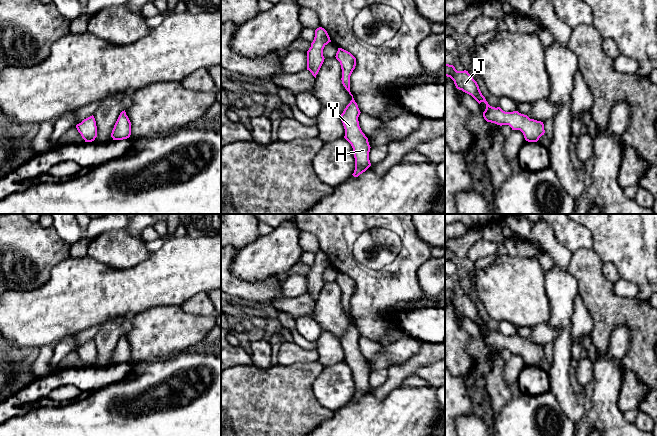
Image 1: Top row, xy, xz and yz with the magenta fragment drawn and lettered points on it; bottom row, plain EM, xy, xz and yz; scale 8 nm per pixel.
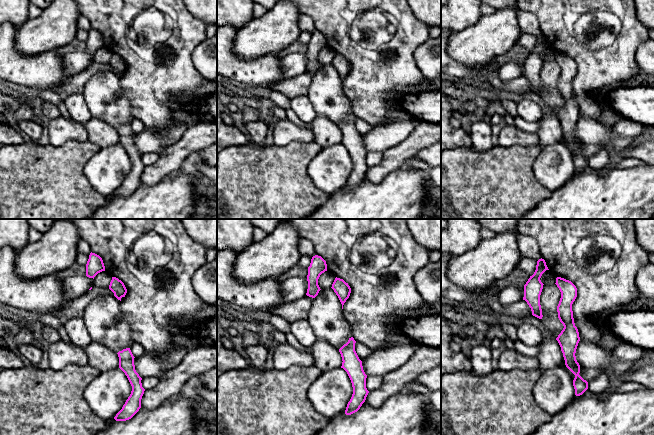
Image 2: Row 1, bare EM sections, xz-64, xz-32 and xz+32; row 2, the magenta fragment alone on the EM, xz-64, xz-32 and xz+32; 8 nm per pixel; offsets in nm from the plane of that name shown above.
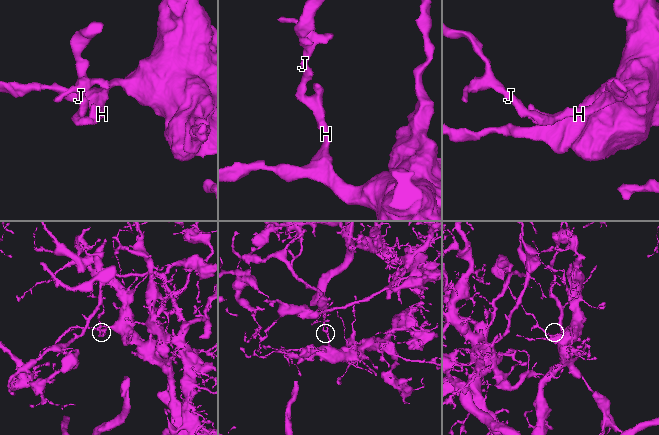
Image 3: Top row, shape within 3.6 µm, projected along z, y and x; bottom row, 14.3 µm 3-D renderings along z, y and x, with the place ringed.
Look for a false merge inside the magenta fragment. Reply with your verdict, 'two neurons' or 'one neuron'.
two neurons

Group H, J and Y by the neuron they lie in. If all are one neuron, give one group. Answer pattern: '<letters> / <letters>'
H Y / J

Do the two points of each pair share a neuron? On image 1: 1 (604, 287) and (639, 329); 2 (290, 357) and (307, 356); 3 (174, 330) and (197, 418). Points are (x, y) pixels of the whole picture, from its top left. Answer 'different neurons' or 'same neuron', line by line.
1: same neuron
2: same neuron
3: different neurons

